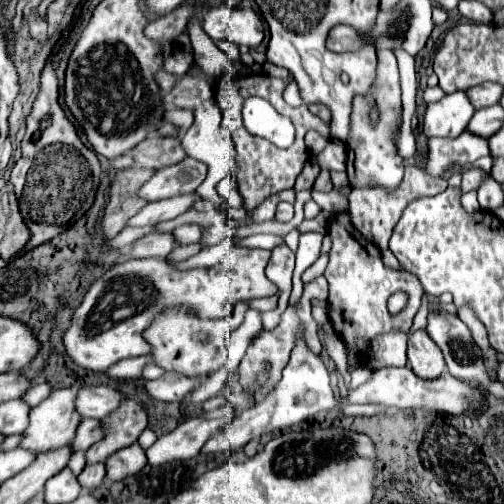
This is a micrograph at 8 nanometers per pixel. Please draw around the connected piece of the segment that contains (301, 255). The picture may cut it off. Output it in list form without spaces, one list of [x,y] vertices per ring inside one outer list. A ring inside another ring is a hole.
[[[309,232],[303,234],[299,240],[299,248],[297,248],[297,264],[295,264],[295,272],[303,274],[305,268],[309,268],[321,254],[321,242],[323,236],[319,232]]]

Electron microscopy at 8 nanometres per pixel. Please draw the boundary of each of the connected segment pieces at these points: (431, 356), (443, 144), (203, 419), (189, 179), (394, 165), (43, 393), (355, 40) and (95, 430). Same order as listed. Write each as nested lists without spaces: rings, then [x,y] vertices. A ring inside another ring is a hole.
[[[425,330],[409,334],[407,358],[411,370],[421,378],[439,378],[447,370],[439,346],[427,336]]]
[[[465,134],[457,138],[429,138],[429,158],[425,170],[431,176],[441,176],[449,164],[475,162],[481,156],[489,156],[489,142],[477,134]]]
[[[227,404],[223,408],[205,412],[203,416],[189,418],[173,432],[163,434],[149,450],[147,460],[151,466],[163,466],[175,460],[189,460],[199,454],[201,446],[221,428],[225,428],[237,412]]]
[[[185,158],[175,166],[155,172],[155,176],[141,188],[139,196],[147,202],[171,198],[177,194],[195,192],[207,176],[207,166],[195,158]]]
[[[379,50],[379,64],[377,64],[377,80],[373,84],[373,94],[367,96],[355,96],[353,100],[353,130],[347,138],[347,172],[349,182],[353,188],[383,188],[387,192],[393,192],[403,178],[403,158],[397,154],[397,136],[401,132],[401,86],[399,86],[399,68],[397,60],[391,50]],[[377,102],[377,108],[381,110],[381,120],[377,126],[369,124],[369,106]]]
[[[43,382],[43,384],[37,384],[35,388],[31,388],[25,396],[23,396],[23,400],[29,404],[29,406],[37,406],[39,402],[43,402],[49,394],[51,394],[51,384],[47,384],[47,382]]]
[[[335,26],[329,32],[325,46],[329,46],[329,50],[333,52],[353,52],[353,50],[359,50],[361,38],[351,26]]]
[[[83,418],[79,428],[77,428],[75,440],[73,440],[73,450],[83,450],[85,452],[89,446],[99,442],[103,436],[105,436],[105,428],[103,428],[101,420]]]

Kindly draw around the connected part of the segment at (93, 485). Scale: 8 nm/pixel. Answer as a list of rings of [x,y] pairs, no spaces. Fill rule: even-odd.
[[[93,464],[93,466],[85,466],[85,470],[79,474],[79,484],[85,488],[85,490],[97,490],[103,486],[103,480],[105,480],[105,466],[103,464]]]

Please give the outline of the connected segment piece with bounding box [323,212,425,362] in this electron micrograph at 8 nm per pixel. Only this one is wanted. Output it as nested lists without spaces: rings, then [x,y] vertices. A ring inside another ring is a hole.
[[[337,214],[329,221],[328,232],[333,238],[333,248],[329,252],[329,264],[324,271],[324,277],[329,282],[329,310],[335,324],[335,330],[343,344],[347,346],[347,358],[349,362],[359,354],[355,348],[357,338],[375,338],[381,332],[389,332],[393,328],[399,328],[403,332],[409,332],[413,318],[422,304],[425,290],[417,278],[409,272],[391,270],[381,262],[381,250],[373,246],[371,242],[365,242],[361,234],[353,228],[349,214]],[[395,292],[407,294],[407,306],[395,314],[393,318],[387,312],[387,300]]]

